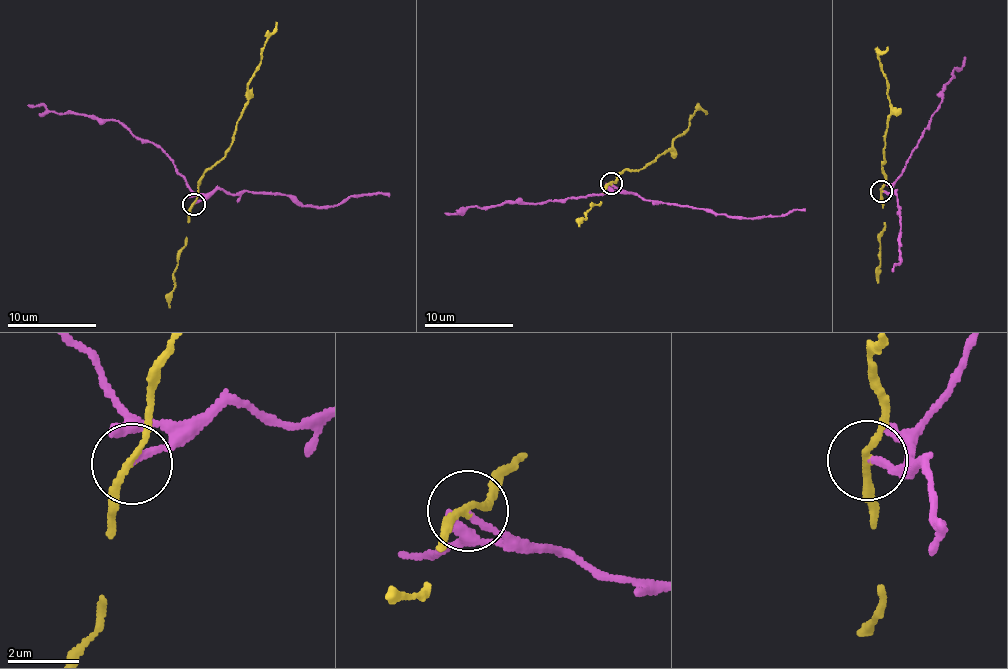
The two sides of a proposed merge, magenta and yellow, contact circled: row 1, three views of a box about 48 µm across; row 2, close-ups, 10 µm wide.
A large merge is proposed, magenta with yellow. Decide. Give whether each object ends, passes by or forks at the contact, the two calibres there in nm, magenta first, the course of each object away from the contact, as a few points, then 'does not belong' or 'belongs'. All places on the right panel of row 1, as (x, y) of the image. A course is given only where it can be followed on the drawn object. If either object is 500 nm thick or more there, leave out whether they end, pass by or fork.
magenta ends | yellow passes by | 170/180 nm | magenta via (880, 191), (887, 194), (891, 190), (942, 102), (953, 69), (963, 64), (966, 57) | yellow via (880, 191), (885, 170), (884, 131), (890, 114), (887, 79), (878, 56), (888, 45) | does not belong

